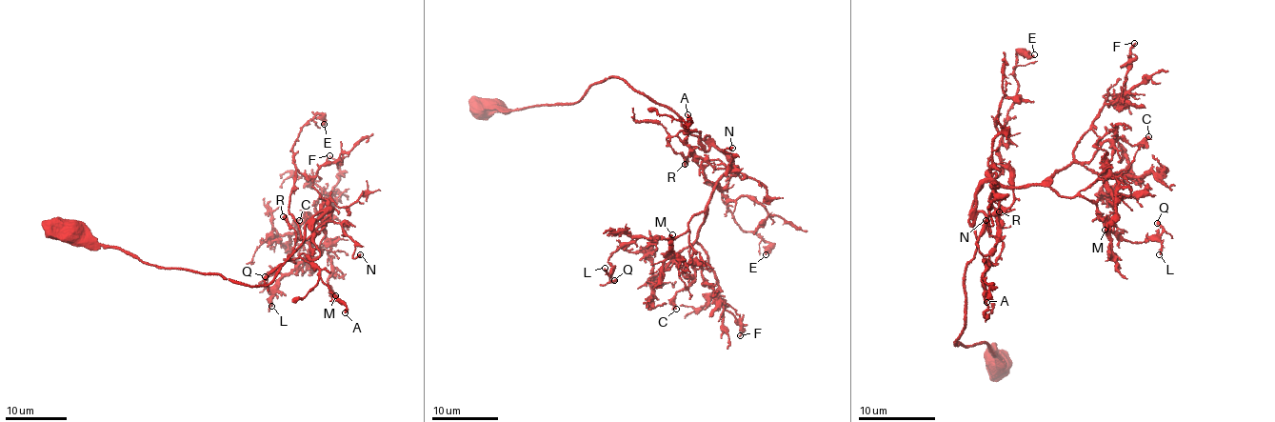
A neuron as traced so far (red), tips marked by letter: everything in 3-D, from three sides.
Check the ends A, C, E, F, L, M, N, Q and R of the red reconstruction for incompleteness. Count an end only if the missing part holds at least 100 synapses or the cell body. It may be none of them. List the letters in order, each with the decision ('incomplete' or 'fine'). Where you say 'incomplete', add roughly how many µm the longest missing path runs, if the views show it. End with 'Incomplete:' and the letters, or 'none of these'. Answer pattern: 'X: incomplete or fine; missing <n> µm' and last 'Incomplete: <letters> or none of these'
A: fine
C: fine
E: fine
F: fine
L: fine
M: fine
N: fine
Q: fine
R: fine
Incomplete: none of these

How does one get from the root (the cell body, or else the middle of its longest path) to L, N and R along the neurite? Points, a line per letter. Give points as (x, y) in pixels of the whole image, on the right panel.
L: (1002, 365), (984, 341), (954, 341), (965, 321), (985, 183), (1081, 195), (1109, 232), (1156, 240), (1159, 254)
N: (1002, 365), (984, 341), (954, 341), (965, 321), (974, 222), (995, 211), (994, 190), (992, 224), (986, 220)
R: (1002, 365), (984, 341), (954, 341), (965, 321), (976, 216), (996, 218), (994, 265), (999, 211)

